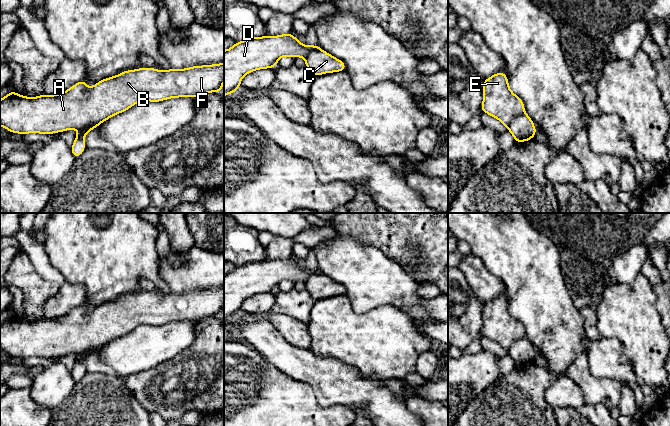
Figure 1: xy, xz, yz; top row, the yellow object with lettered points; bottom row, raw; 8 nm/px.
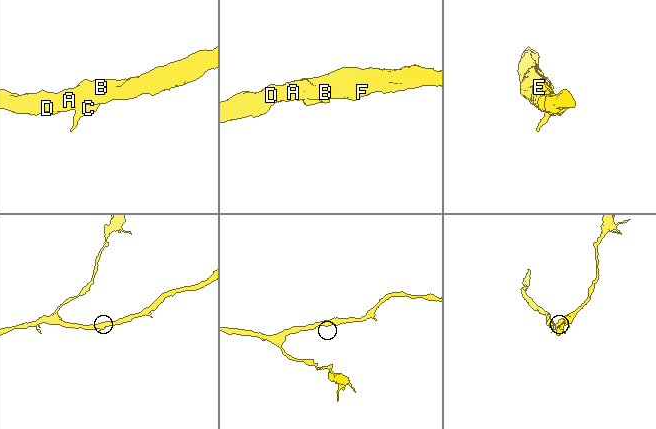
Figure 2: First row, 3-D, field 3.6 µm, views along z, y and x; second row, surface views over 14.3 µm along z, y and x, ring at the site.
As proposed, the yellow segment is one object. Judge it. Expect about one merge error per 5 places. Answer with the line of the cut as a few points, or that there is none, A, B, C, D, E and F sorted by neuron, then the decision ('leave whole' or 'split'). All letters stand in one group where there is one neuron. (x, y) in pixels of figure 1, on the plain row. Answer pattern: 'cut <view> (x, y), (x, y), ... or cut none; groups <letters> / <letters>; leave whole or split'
cut xy (99, 347), (87, 349), (80, 354); groups A B D E F / C; split

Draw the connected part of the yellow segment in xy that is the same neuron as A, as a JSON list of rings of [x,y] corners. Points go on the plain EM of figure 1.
[[[219,287],[166,295],[142,291],[105,302],[91,312],[83,303],[62,317],[43,318],[33,322],[21,320],[11,314],[0,324],[0,350],[11,357],[21,359],[28,357],[53,358],[70,353],[82,354],[88,349],[100,348],[130,333],[140,325],[160,326],[183,320],[199,322],[205,317],[221,316],[223,304],[224,287]]]

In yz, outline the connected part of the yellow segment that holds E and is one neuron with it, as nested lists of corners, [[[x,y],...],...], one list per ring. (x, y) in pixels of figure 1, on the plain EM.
[[[498,296],[484,304],[481,335],[508,351],[515,341],[524,337],[524,327],[508,309],[505,297]]]

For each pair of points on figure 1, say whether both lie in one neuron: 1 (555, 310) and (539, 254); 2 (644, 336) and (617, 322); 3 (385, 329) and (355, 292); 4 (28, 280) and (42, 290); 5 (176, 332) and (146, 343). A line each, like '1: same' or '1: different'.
1: same
2: same
3: different
4: same
5: same

